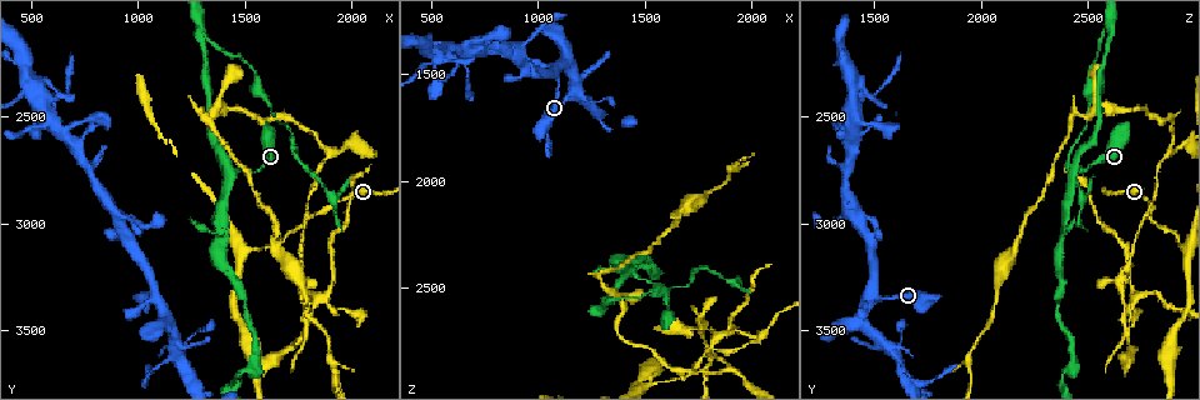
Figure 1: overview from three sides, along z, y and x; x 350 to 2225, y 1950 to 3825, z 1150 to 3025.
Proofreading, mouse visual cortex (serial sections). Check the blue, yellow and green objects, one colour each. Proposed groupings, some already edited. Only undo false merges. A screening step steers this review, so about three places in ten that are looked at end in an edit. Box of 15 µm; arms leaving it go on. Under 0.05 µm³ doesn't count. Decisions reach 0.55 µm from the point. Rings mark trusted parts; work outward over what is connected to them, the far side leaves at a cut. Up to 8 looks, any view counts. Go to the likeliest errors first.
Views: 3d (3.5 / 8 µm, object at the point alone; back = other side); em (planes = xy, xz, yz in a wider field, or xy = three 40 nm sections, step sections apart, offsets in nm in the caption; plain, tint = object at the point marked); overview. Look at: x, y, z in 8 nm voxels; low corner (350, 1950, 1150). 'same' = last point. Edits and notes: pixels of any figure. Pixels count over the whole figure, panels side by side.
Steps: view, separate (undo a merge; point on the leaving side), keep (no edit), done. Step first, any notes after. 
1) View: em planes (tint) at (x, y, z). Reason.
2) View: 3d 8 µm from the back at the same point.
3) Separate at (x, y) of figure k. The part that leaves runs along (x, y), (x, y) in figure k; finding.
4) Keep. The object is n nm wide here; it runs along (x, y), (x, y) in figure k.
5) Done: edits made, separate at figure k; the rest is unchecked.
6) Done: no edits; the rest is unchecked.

View: 3d 3.5 µm at (1810, 2970, 2780). Thin neck.

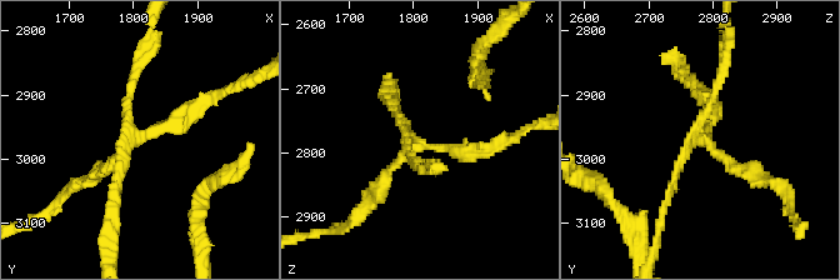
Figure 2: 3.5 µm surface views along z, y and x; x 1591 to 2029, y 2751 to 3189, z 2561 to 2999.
Separate at (130, 88) of figure 2. 4 arms meet here; the part that leaves runs along (133, 134), (125, 99), (151, 34) in figure 2; a second cell is stuck on.

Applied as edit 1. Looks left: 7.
View: 3d 3.5 µm at (1060, 3710, 1640). Thin neck.

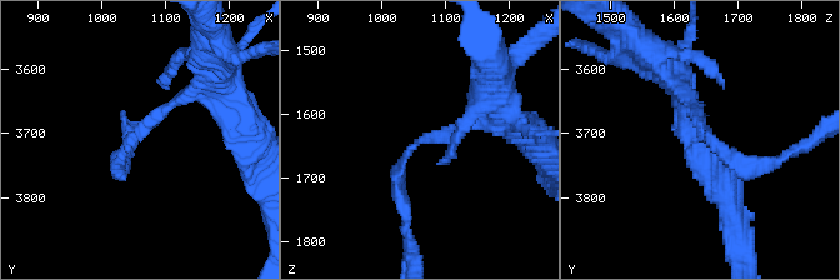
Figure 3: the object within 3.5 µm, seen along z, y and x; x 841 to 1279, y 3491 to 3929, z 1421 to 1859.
Keep. One cell here.

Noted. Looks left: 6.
View: 3d 8 µm at (1430, 2750, 2420). Sharp bend.

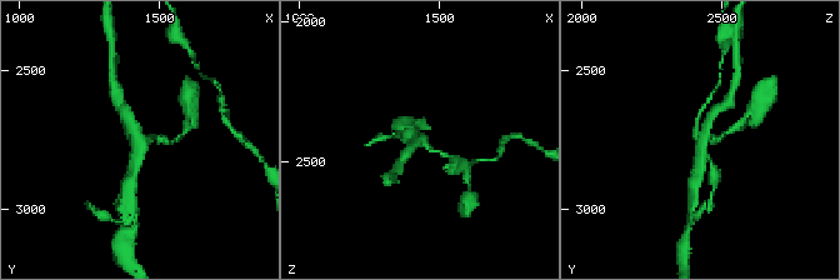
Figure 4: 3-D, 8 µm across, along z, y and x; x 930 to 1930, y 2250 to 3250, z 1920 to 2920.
View: em xy step 5 (tint) at (1430, 2760, 2430). 3 arms meet here; the arms are 100, 250, 250 nm wide.

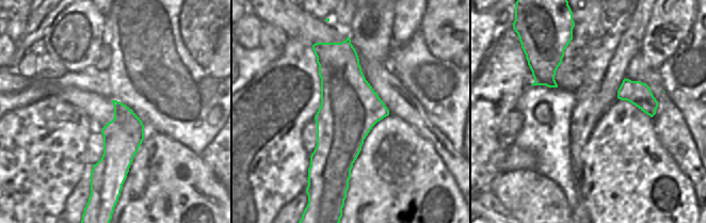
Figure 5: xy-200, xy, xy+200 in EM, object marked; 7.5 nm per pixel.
Keep. All the same cell.

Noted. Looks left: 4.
View: 3d 8 µm at (1400, 2990, 2380). Sudden change in width.

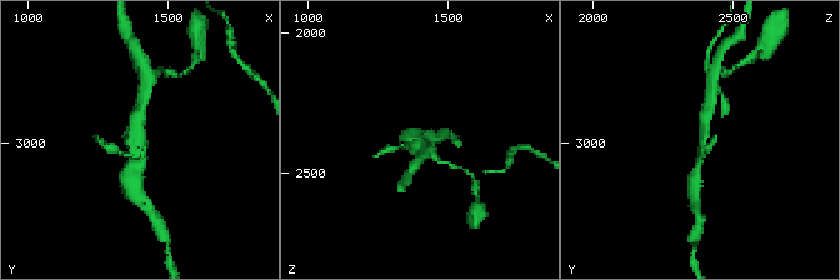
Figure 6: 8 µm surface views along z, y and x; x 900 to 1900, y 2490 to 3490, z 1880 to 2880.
View: em xy step 5 (tint) at (1410, 2980, 2390). Shape alone is not enough.

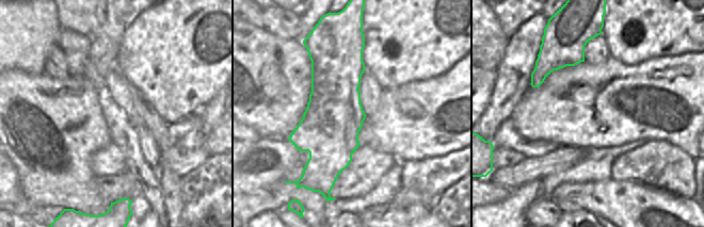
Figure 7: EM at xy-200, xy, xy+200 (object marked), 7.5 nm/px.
Keep. It runs along (143, 103), (140, 156), (129, 169) in figure 6; one cell here.

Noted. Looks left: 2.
Done: edits made, separate at figure 2; the rest is unchecked.

